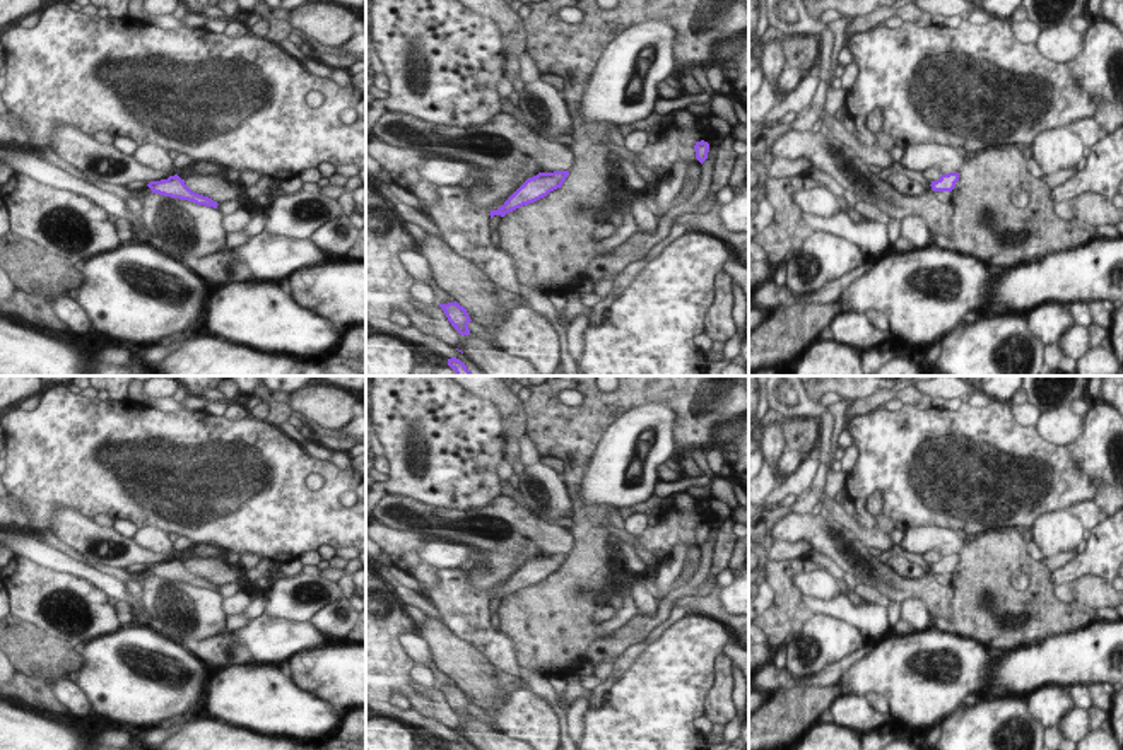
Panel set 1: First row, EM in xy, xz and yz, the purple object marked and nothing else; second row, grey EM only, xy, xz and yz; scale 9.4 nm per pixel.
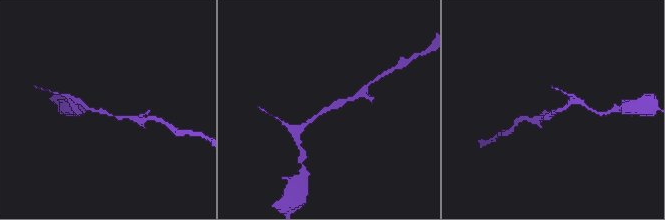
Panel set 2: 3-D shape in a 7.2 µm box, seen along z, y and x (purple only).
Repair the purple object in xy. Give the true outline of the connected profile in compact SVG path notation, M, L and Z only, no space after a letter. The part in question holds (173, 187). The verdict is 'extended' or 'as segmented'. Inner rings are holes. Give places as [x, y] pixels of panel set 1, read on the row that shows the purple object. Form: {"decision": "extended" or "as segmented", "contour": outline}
{"decision": "as segmented", "contour": "M178 174L169 176L168 179L161 179L161 181L150 181L147 186L152 190L152 193L159 193L159 195L179 198L179 200L188 200L197 205L205 205L205 207L214 207L214 208L217 208L219 205L212 198L191 191L185 185L185 179L181 179Z"}

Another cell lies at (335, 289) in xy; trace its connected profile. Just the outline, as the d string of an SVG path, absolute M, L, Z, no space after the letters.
M330 260L282 282L294 299L337 326L366 325L366 261Z

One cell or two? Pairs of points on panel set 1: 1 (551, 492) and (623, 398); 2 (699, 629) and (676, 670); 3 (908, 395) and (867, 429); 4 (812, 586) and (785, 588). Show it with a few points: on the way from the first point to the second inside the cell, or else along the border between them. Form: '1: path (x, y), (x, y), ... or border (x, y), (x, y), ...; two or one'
1: border (561, 474), (568, 486), (573, 509); two
2: path (698, 639), (684, 660); one
3: border (905, 404), (915, 409), (930, 407); two
4: border (823, 568), (797, 573), (788, 580); two

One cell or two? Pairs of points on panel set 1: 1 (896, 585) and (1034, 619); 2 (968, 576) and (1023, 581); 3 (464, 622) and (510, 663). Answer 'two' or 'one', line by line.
1: two
2: two
3: one

